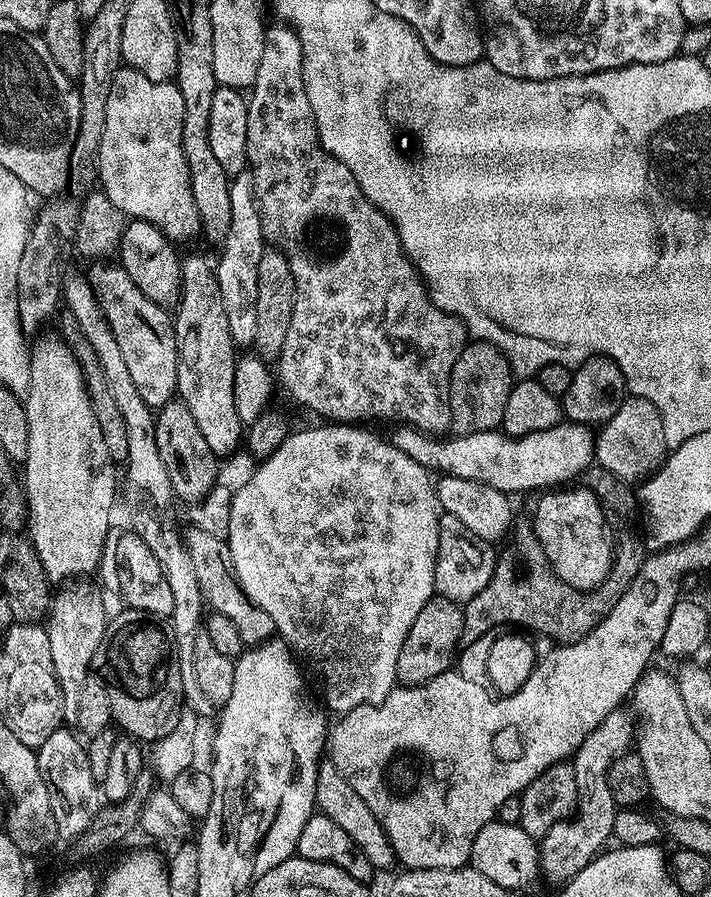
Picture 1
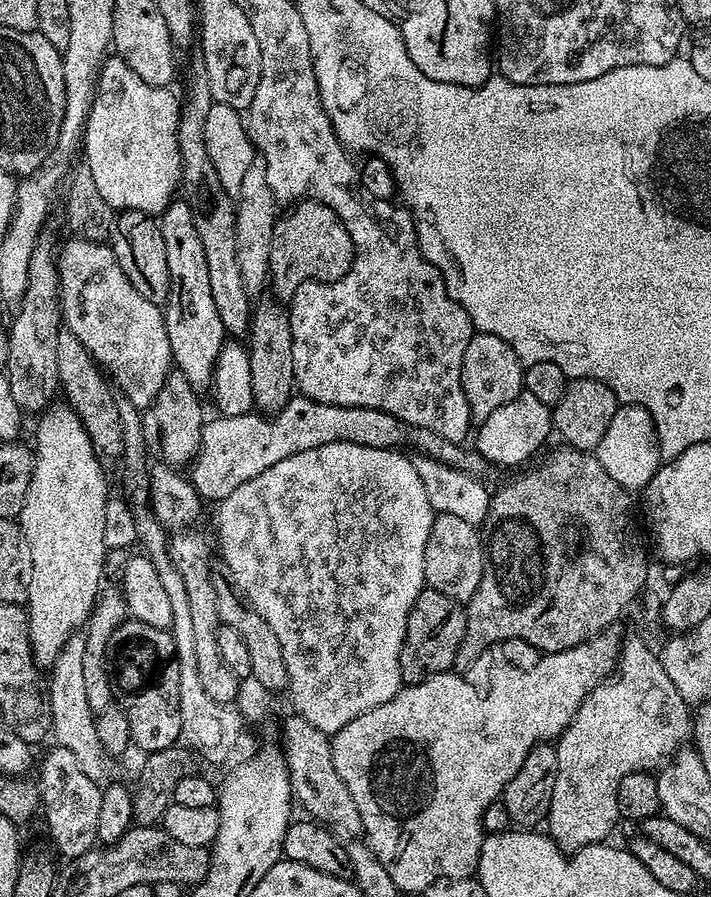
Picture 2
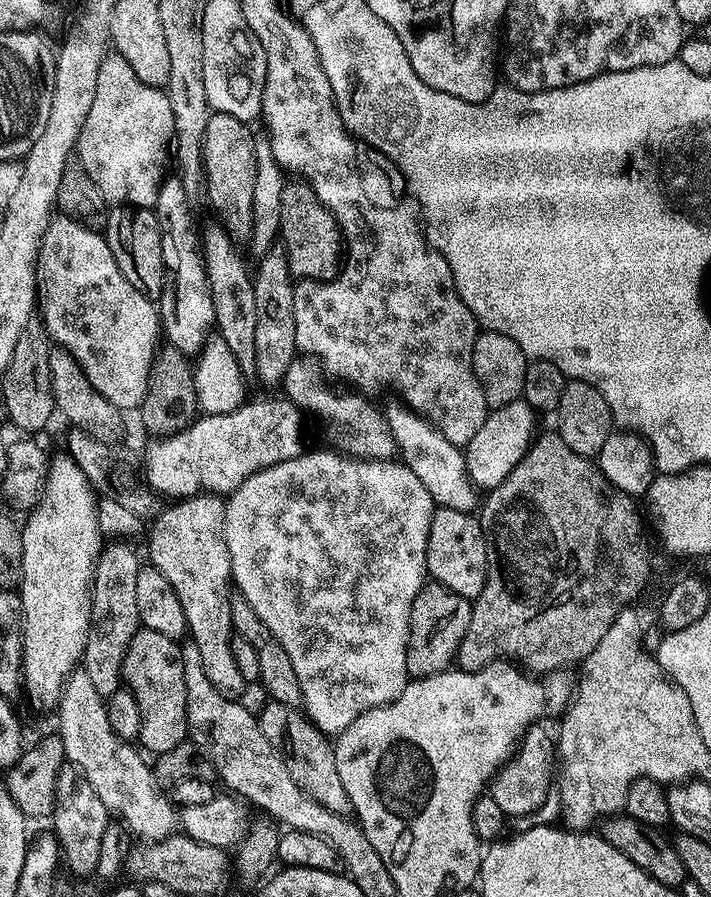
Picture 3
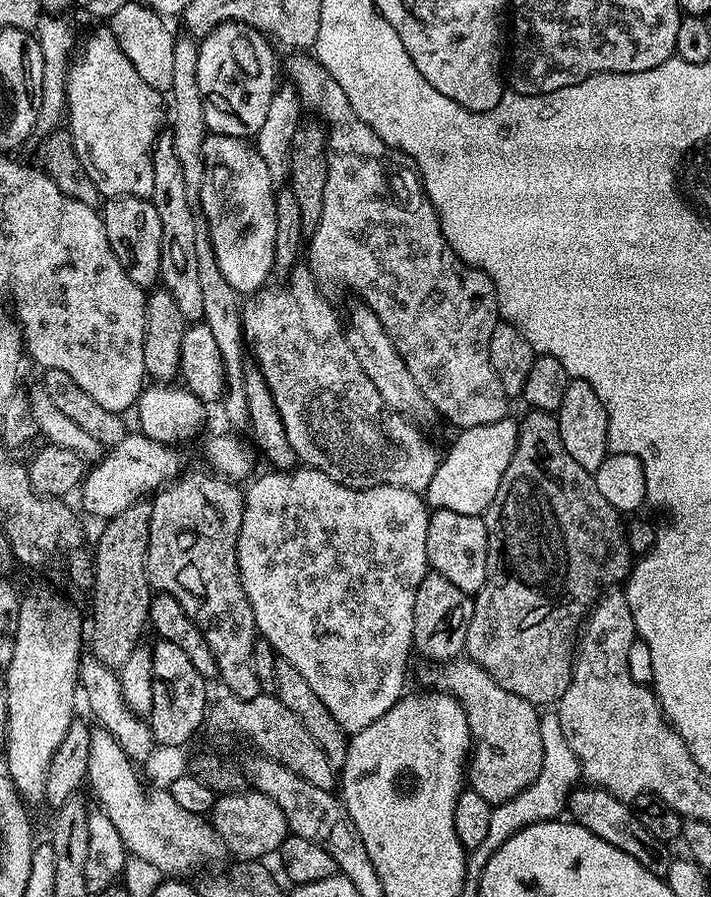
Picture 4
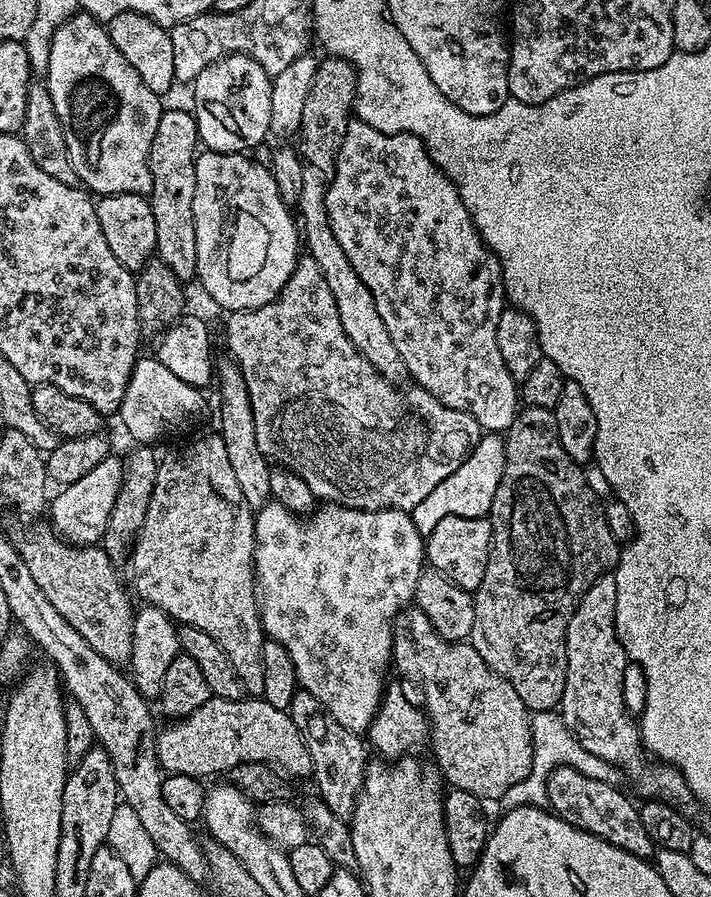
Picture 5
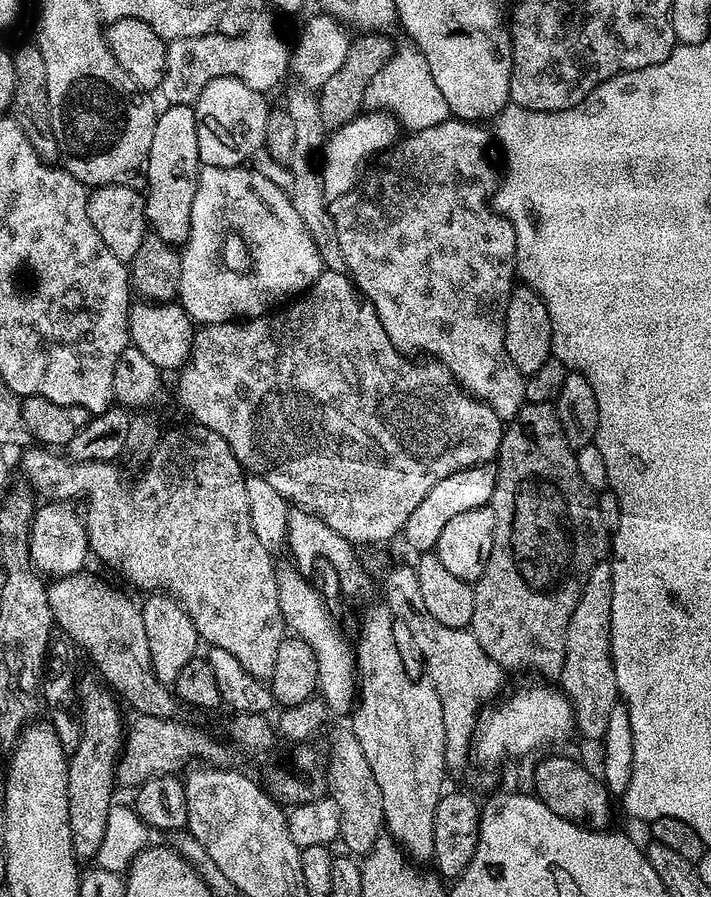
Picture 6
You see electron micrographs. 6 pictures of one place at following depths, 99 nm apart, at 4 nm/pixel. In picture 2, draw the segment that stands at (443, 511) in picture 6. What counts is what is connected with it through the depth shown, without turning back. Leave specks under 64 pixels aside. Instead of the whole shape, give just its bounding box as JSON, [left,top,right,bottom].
[474,392,553,469]

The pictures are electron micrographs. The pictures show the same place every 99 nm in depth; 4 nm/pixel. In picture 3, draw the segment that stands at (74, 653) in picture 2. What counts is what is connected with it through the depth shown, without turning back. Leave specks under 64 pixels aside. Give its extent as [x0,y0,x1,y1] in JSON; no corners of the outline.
[58,670,178,842]

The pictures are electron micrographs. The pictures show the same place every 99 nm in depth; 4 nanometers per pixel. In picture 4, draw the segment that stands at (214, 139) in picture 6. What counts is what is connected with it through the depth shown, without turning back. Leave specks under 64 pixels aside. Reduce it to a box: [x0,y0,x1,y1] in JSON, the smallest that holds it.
[198,21,276,137]

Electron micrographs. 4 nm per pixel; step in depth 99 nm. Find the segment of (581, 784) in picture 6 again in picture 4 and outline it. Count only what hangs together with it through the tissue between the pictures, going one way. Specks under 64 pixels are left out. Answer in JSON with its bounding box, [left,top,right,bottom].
[567,786,674,878]

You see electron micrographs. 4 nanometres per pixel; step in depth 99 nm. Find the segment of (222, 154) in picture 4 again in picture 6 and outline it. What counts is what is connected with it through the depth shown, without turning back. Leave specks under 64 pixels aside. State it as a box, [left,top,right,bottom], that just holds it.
[178,166,325,326]

